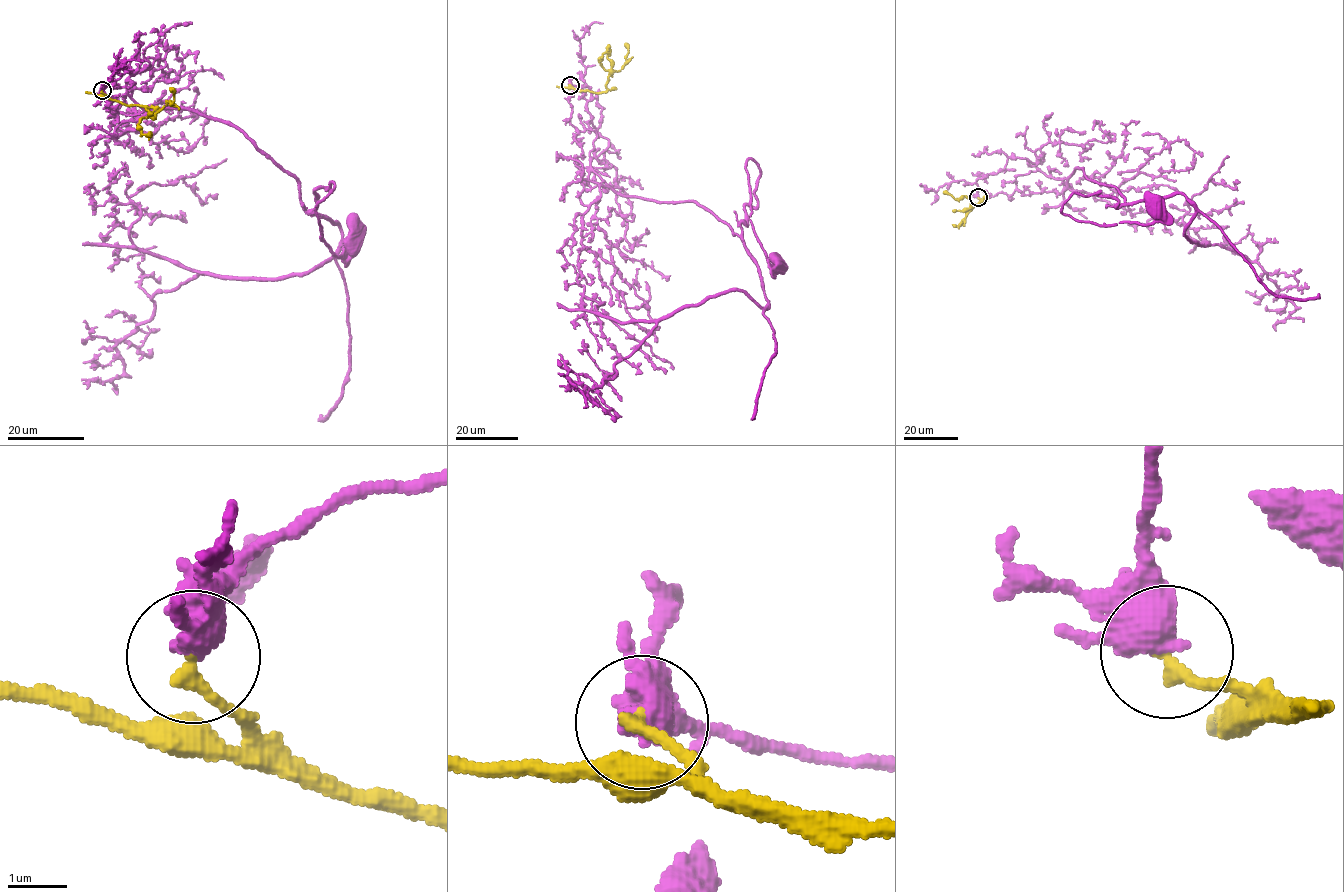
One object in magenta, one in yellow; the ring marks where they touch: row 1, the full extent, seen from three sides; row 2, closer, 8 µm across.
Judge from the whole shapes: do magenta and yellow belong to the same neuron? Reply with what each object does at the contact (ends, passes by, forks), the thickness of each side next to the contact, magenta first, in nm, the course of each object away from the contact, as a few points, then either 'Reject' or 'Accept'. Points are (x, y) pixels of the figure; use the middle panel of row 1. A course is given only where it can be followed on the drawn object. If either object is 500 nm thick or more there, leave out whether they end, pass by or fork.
At the ring magenta passes by. At the ring yellow ends. Thickness 480 nm (magenta) against 240 nm. Course of magenta: (569, 85), (617, 192), (739, 236), (752, 159), (778, 262). Course of yellow: (569, 85), (576, 89), (605, 92), (608, 77), (620, 70), (626, 60), (628, 47), (625, 43). Accept

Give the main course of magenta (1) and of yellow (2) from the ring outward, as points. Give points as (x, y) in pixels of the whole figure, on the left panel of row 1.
1: (102, 90), (146, 59), (135, 103), (238, 126), (307, 212), (331, 182), (321, 239), (337, 257), (355, 236)
2: (102, 90), (128, 106), (145, 106), (149, 114), (167, 102), (171, 105), (170, 89)

